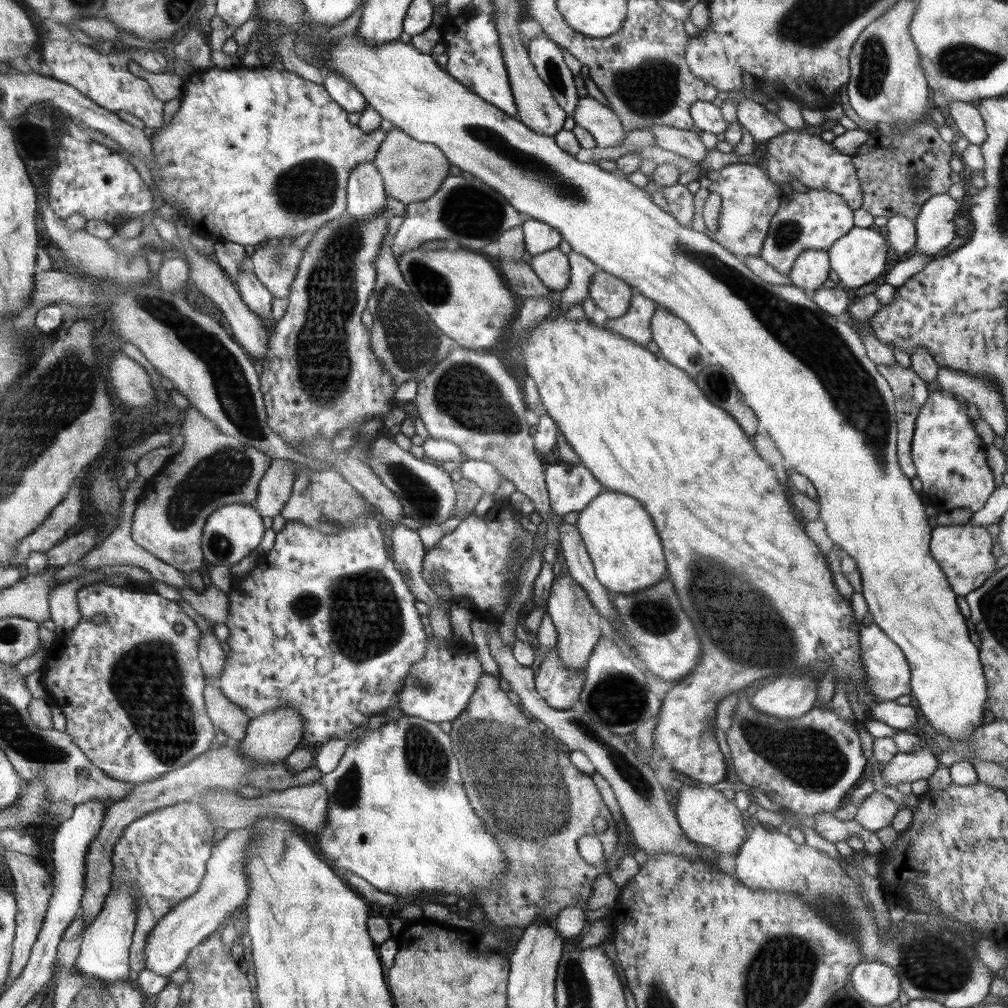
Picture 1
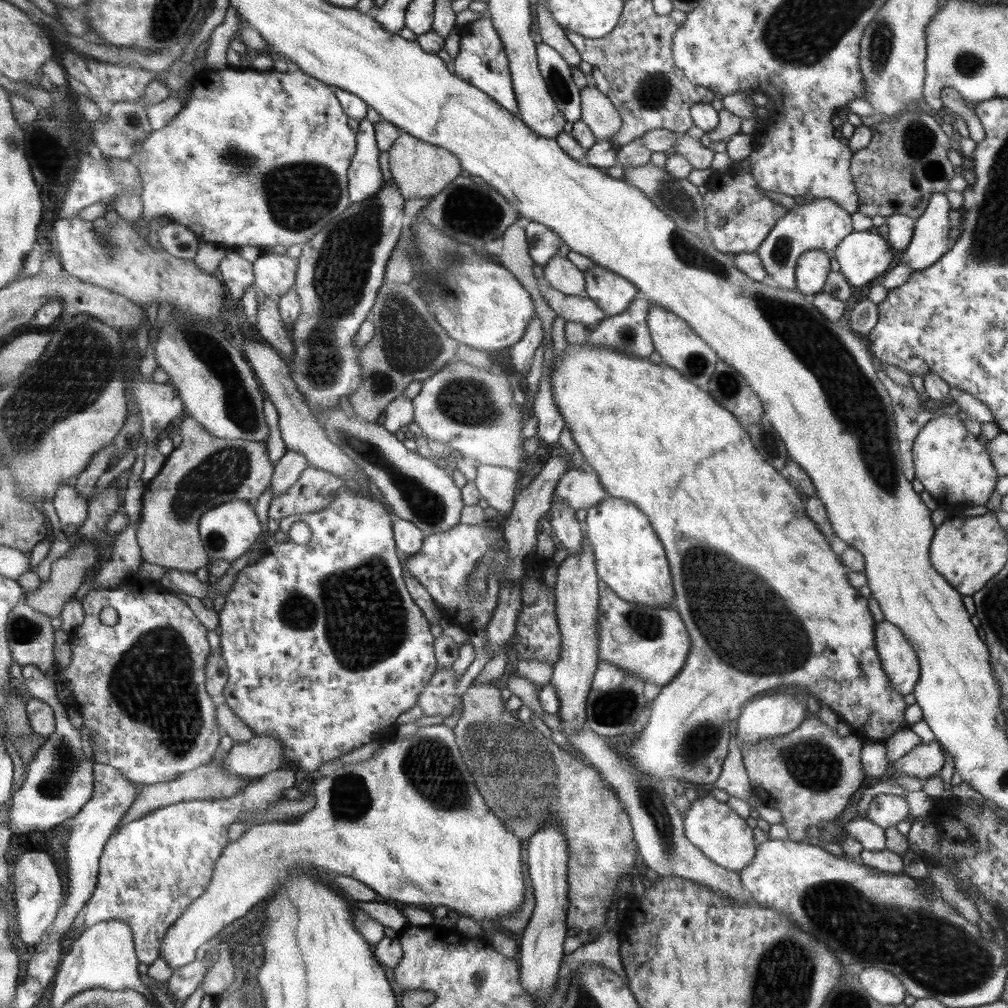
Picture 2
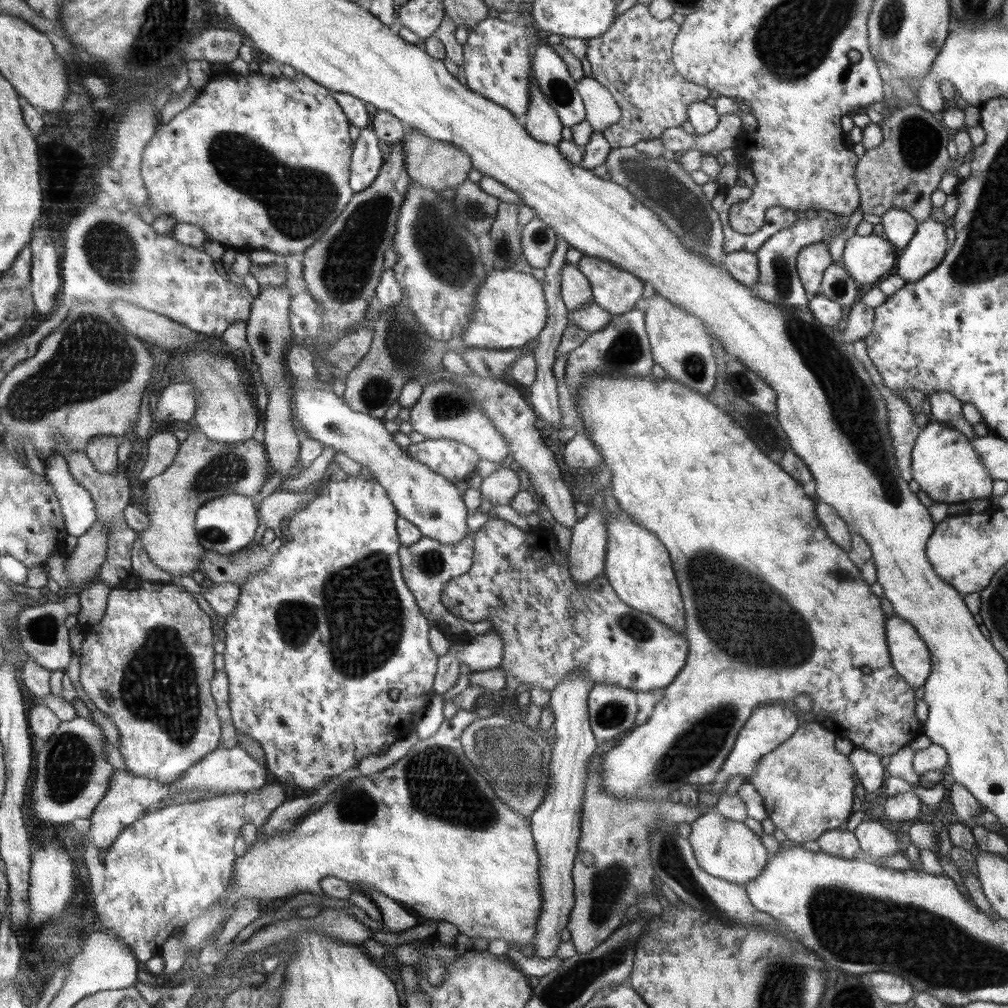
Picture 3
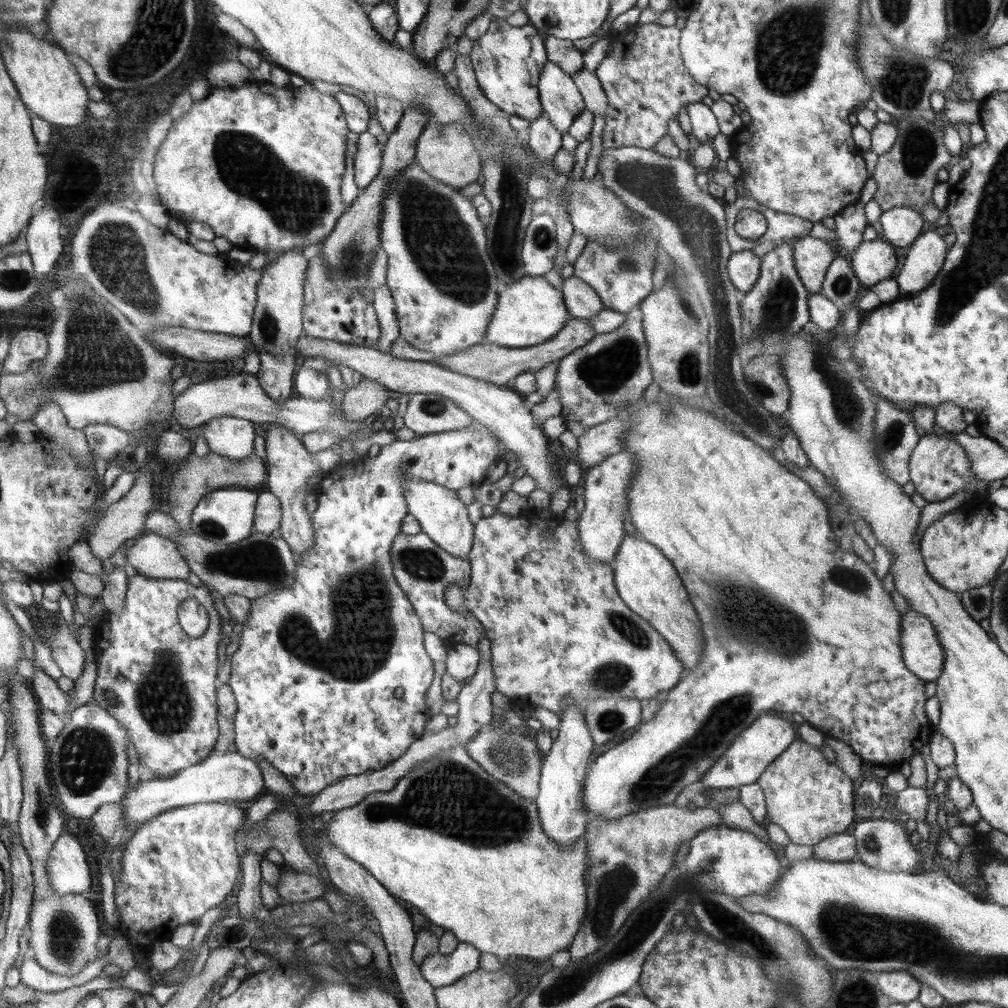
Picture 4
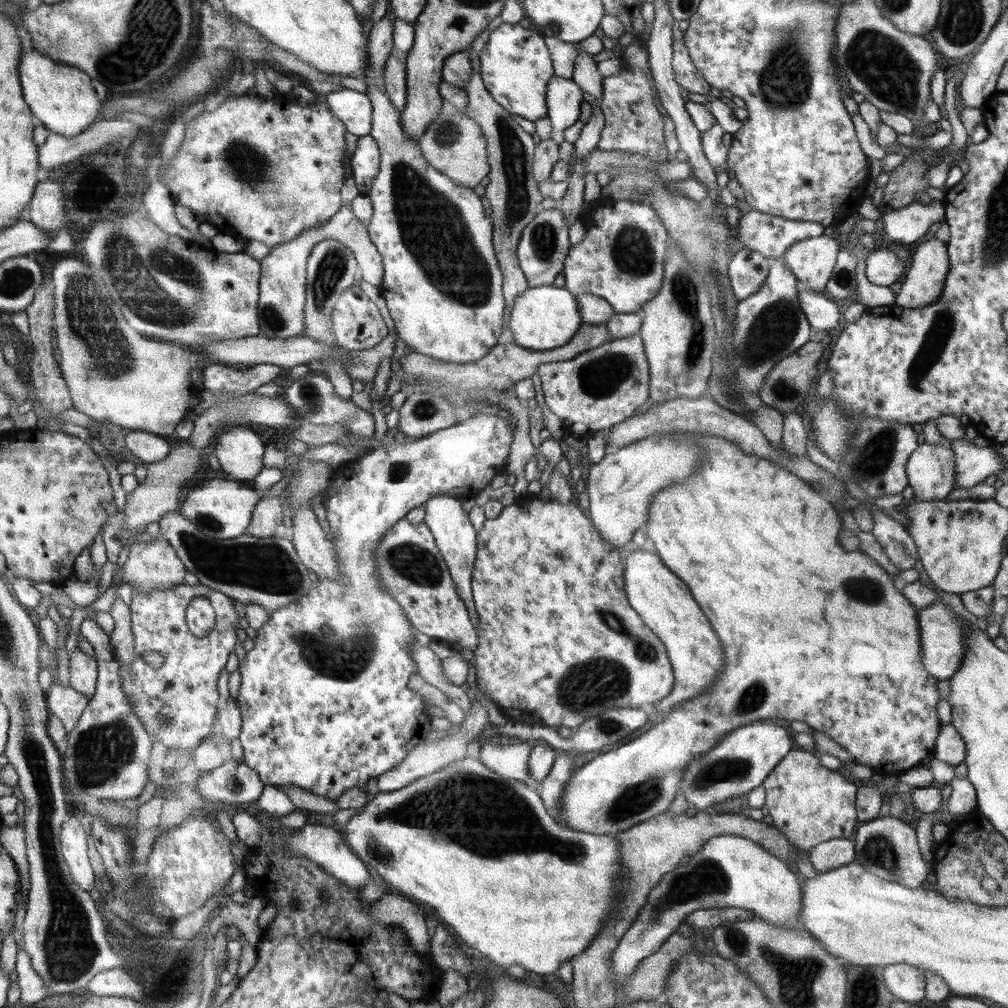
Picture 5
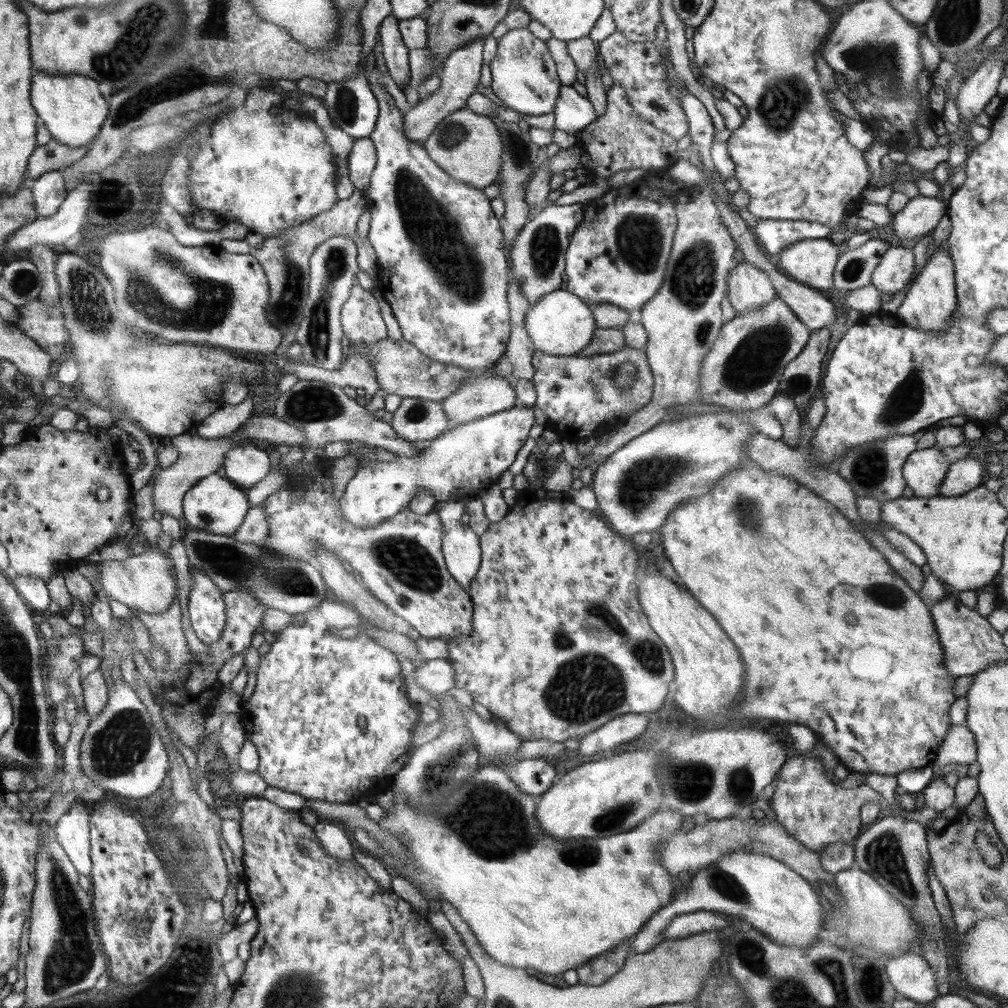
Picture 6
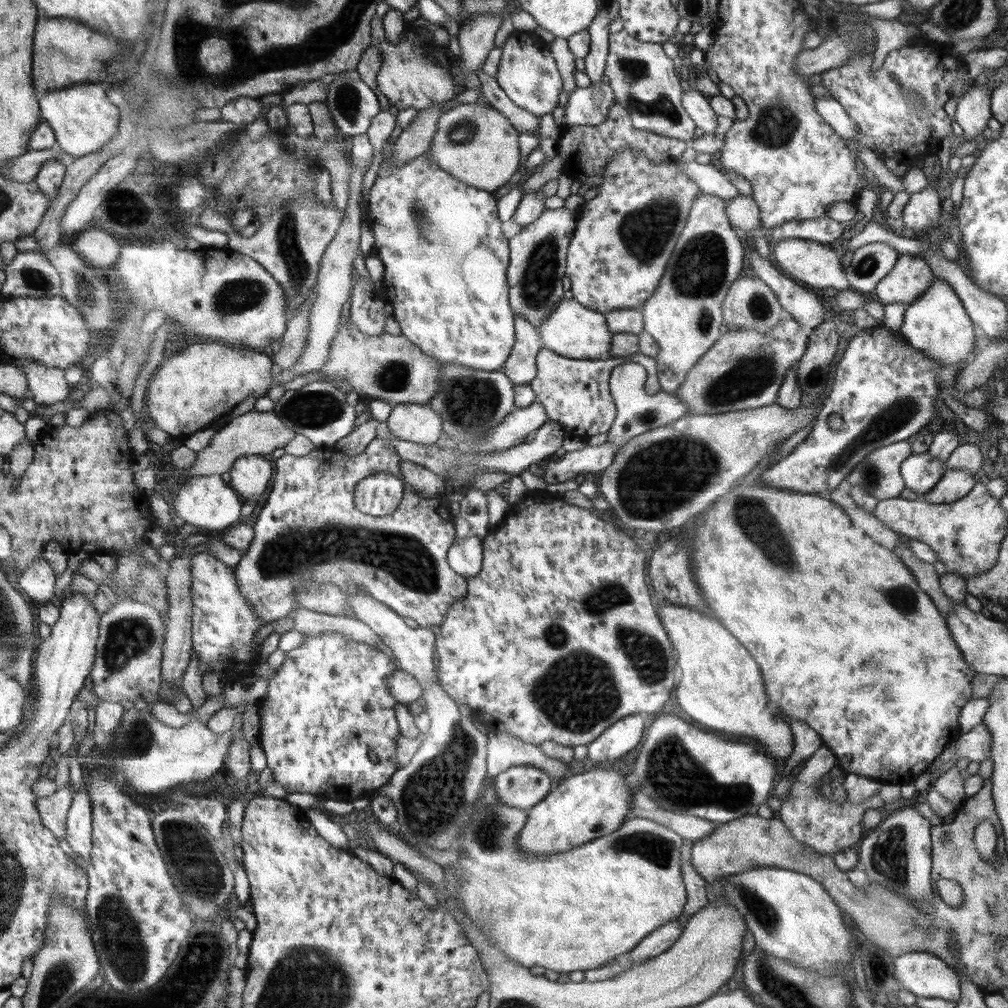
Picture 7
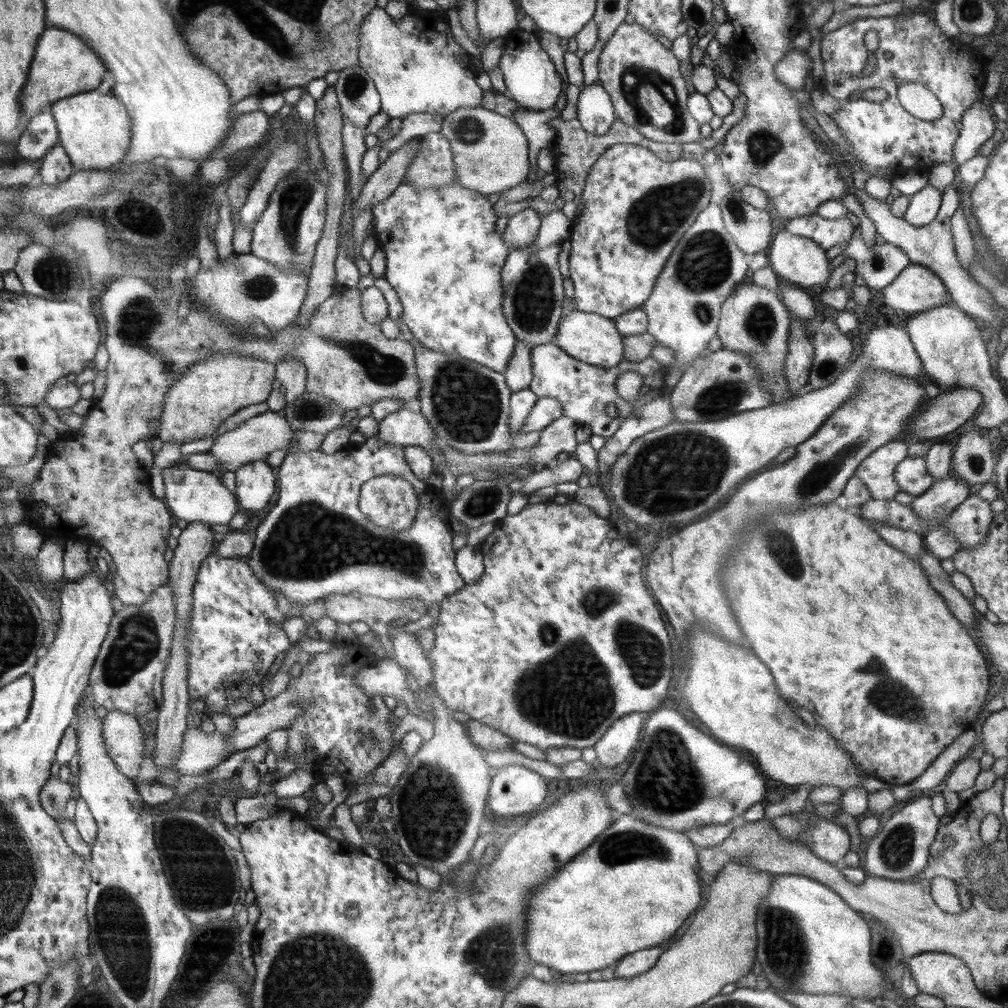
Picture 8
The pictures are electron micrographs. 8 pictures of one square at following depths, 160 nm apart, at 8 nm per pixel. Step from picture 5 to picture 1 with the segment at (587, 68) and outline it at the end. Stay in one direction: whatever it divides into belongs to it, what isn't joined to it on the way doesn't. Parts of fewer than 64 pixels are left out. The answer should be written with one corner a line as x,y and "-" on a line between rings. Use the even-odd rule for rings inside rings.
590,96
579,99
572,118
576,125
585,128
594,137
600,148
620,146
626,138
627,133
618,115

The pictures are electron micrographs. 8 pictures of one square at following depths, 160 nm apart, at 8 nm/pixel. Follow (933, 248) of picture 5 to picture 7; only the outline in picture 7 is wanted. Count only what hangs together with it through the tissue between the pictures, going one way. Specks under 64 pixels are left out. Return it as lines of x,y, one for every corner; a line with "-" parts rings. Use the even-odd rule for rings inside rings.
934,278
926,292
907,306
899,331
910,346
940,364
966,364
974,357
975,346
982,344
972,325
954,289
946,281

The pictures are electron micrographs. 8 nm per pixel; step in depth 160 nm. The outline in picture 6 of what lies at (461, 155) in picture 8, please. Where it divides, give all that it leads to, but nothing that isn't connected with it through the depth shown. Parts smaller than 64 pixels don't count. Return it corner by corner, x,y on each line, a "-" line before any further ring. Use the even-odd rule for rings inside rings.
466,107
443,118
434,132
422,143
436,164
456,180
484,189
500,177
503,142
494,121

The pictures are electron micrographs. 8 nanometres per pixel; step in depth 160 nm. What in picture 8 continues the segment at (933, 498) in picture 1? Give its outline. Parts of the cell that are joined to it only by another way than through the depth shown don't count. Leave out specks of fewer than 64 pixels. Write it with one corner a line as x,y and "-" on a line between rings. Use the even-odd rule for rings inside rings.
906,457
896,465
894,476
899,489
914,496
926,492
936,481
930,476
924,457

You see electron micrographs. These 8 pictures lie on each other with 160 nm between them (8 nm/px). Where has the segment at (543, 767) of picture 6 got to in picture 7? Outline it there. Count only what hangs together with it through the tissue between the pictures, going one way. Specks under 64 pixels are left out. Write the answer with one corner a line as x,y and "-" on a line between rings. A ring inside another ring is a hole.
529,765
511,767
492,778
500,803
528,811
551,792
552,779

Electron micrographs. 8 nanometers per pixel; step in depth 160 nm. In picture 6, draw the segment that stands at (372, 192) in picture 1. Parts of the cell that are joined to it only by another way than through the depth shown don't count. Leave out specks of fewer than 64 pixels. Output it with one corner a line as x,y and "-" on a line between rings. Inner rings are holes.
370,137
357,138
348,155
349,179
355,188
364,192
376,166
376,149

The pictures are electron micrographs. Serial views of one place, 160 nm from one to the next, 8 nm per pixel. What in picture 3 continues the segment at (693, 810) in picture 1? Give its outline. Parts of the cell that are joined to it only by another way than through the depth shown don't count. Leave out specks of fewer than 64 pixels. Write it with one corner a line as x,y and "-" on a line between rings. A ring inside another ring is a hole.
712,809
701,814
691,825
688,837
696,861
708,874
736,884
745,884
762,874
768,865
766,848
745,823
724,818
717,810

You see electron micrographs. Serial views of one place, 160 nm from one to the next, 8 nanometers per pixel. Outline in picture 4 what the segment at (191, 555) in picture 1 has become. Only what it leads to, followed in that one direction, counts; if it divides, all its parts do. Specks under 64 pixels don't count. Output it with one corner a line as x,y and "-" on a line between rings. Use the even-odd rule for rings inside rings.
191,451
187,456
186,463
182,463
172,482
168,492
168,504
172,506
168,514
178,524
178,530
181,534
191,531
191,516
193,508
198,501
208,492
222,488
246,488
253,490
266,481
267,470
262,458
253,453
244,460
230,460
227,456
220,456
210,451
205,457
198,457
-
144,532
132,540
126,558
138,575
180,580
190,576
188,563
177,549
175,540
156,533

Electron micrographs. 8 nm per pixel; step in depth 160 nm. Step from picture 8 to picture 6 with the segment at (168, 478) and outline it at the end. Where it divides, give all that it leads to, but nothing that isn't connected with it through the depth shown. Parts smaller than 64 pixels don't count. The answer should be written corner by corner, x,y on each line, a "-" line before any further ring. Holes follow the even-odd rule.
210,474
189,488
183,498
183,524
190,529
219,535
232,536
244,522
250,510
247,491
235,485
230,479

